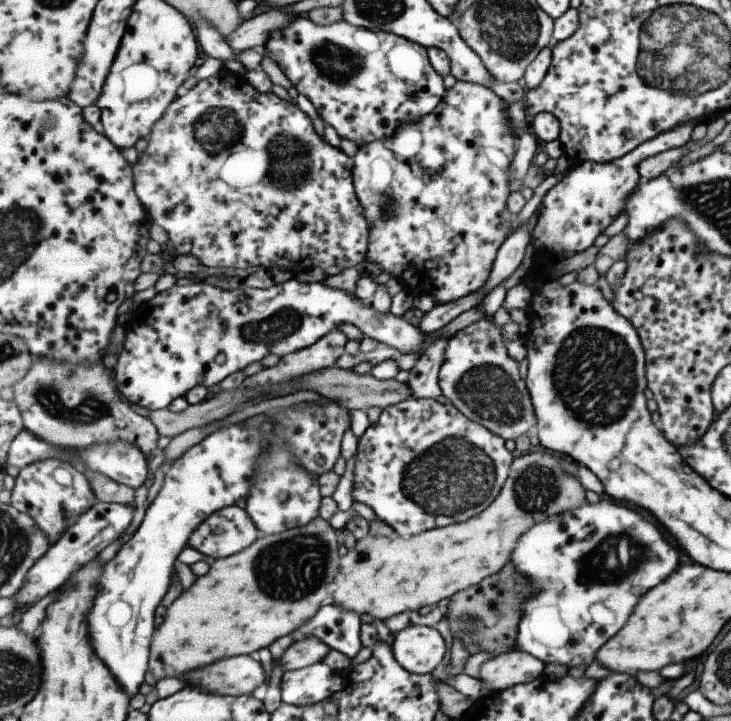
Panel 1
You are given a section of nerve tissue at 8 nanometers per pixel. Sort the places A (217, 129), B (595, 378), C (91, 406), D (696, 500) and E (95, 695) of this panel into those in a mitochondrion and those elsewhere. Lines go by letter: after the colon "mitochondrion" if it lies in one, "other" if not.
A: mitochondrion
B: mitochondrion
C: mitochondrion
D: other
E: other

